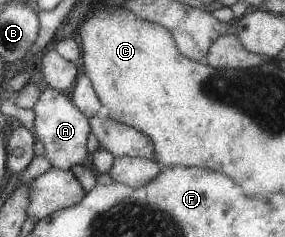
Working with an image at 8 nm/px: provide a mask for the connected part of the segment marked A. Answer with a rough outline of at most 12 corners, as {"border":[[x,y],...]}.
{"border":[[47,88],[33,107],[51,167],[90,160],[91,127],[69,93]]}

